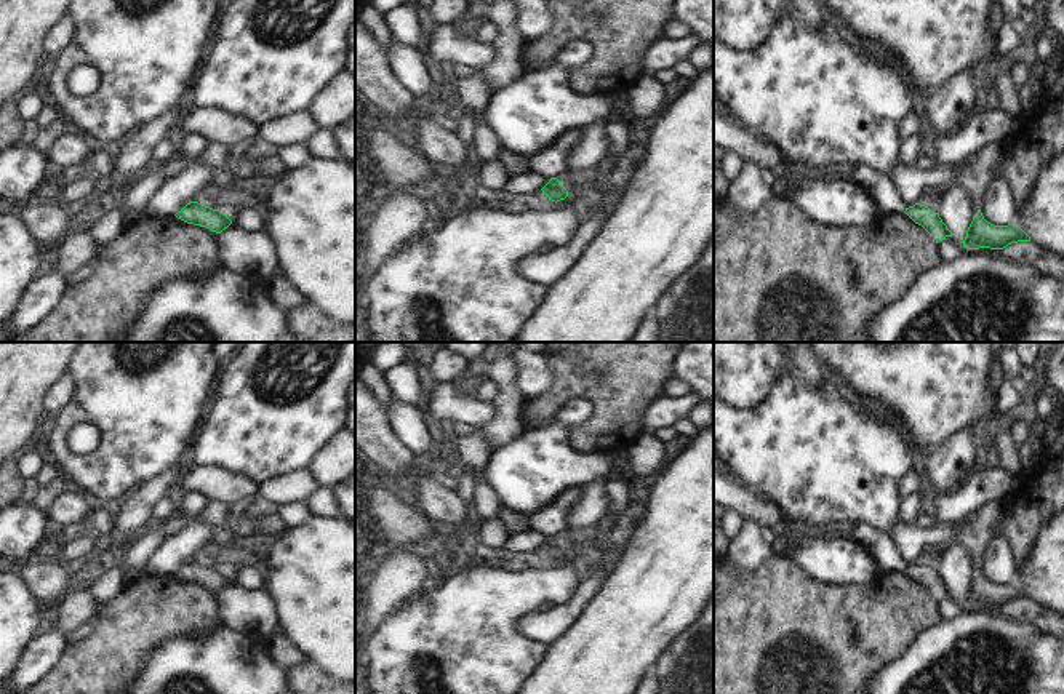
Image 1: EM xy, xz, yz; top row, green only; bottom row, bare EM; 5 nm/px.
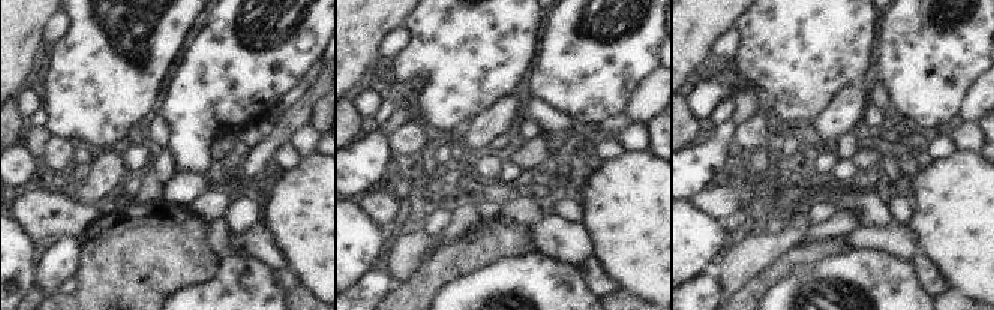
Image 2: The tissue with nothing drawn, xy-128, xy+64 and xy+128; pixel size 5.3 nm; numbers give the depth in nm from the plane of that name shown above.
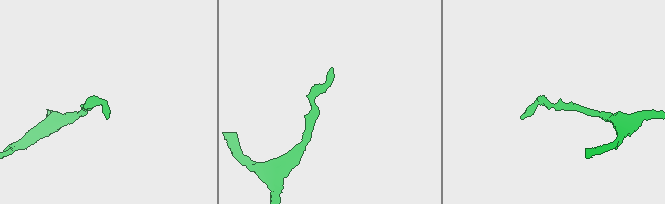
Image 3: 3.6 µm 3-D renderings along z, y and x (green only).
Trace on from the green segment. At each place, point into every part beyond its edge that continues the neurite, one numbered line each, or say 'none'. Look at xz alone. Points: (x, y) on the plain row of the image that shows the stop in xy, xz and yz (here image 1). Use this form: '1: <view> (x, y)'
none

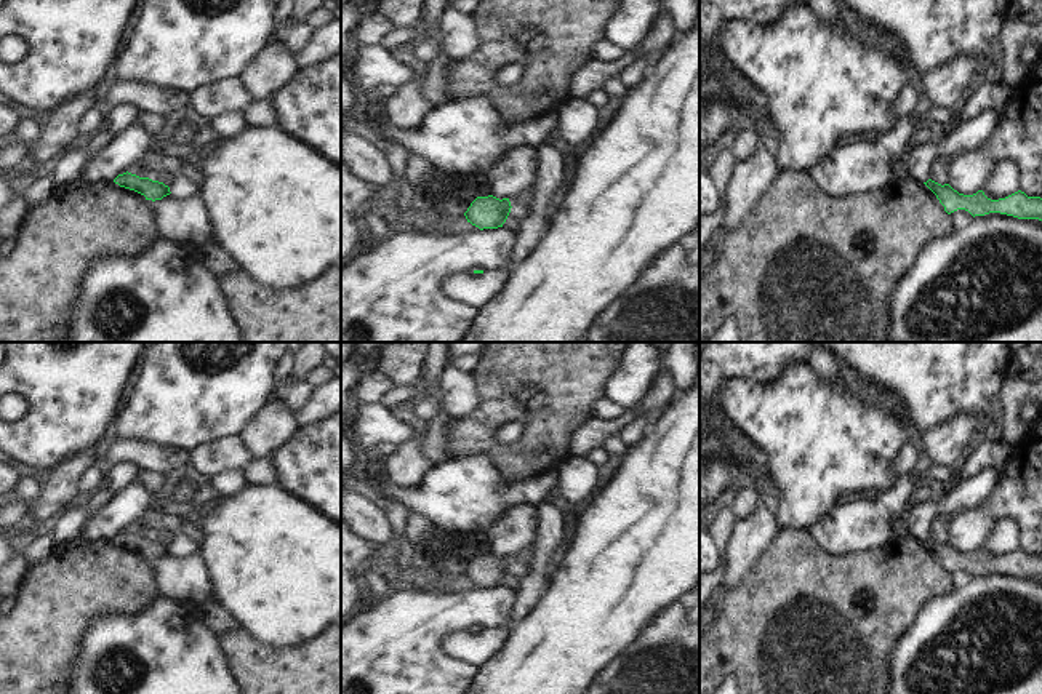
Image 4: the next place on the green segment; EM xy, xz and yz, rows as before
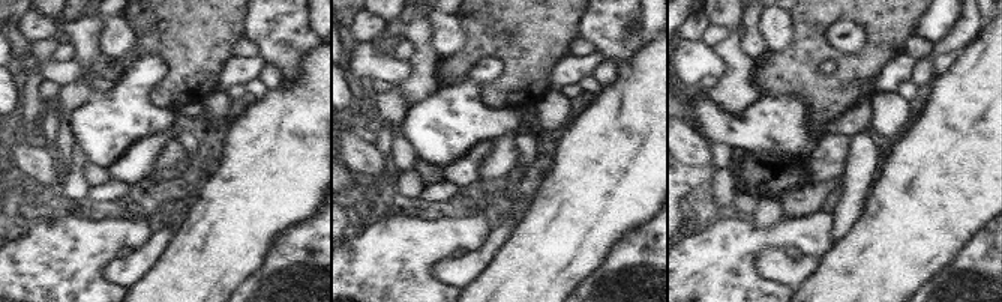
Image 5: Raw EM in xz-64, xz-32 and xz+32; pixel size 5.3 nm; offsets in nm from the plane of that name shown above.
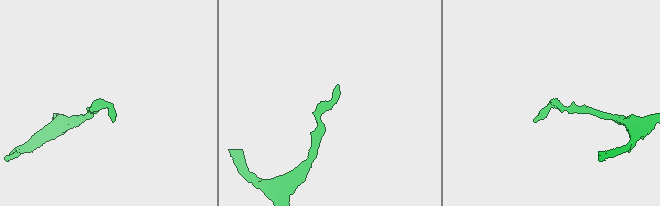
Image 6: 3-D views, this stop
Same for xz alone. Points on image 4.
none

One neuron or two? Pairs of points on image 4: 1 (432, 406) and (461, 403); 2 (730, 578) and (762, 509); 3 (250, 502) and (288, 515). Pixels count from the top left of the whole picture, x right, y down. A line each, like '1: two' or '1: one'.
1: two
2: one
3: one

